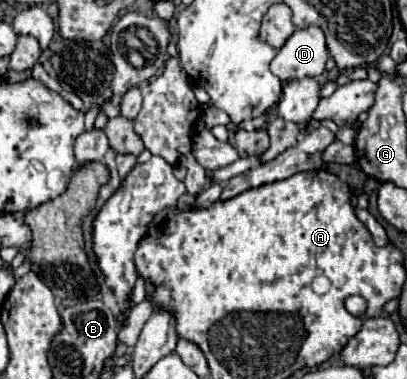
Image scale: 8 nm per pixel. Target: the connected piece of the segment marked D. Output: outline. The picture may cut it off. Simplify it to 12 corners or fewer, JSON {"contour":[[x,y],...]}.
{"contour":[[320,27],[298,29],[272,59],[280,81],[318,77],[330,53]]}

